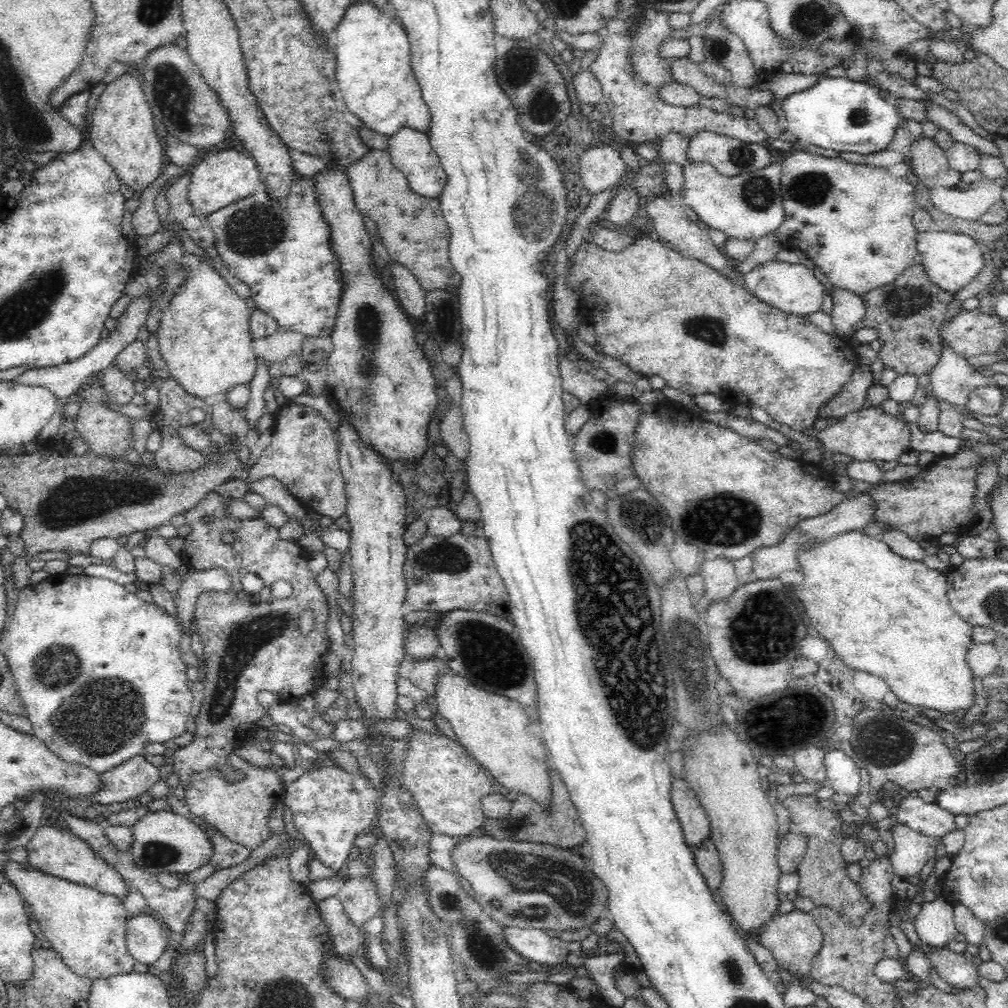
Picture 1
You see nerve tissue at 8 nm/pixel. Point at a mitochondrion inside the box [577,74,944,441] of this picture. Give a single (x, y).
(809, 188)

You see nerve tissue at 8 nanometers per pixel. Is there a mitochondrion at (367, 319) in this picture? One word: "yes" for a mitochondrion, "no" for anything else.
yes

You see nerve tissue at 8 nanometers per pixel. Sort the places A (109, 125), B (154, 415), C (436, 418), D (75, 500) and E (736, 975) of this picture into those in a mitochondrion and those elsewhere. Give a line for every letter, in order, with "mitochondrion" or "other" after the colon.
A: other
B: other
C: other
D: mitochondrion
E: mitochondrion

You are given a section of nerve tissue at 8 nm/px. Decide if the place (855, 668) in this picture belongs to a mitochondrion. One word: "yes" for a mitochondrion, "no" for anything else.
no

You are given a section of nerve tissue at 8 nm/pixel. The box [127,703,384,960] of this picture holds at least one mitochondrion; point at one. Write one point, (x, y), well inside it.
(154, 854)

